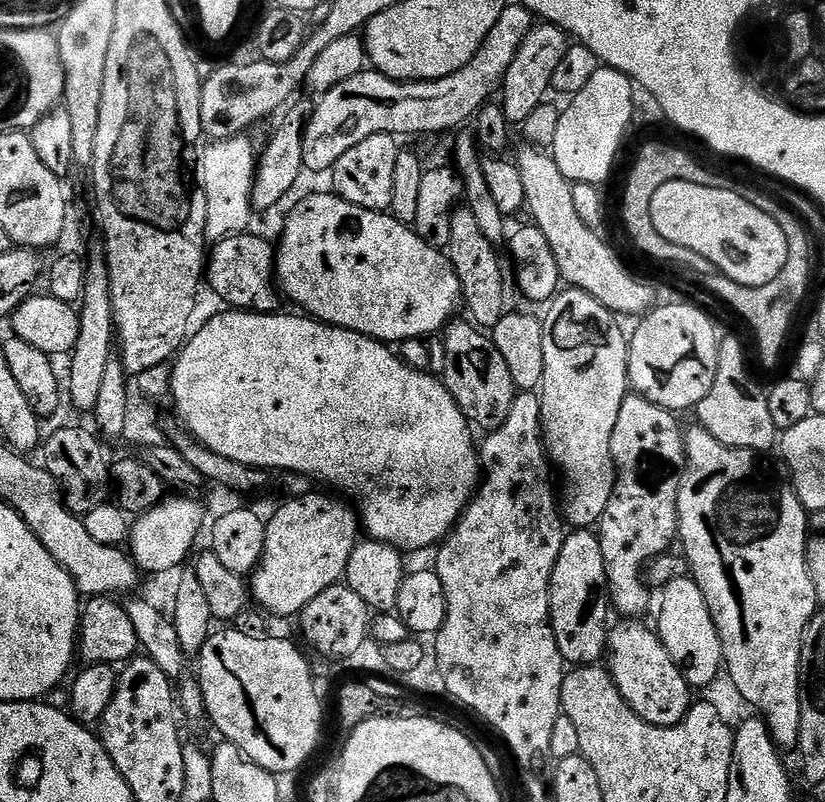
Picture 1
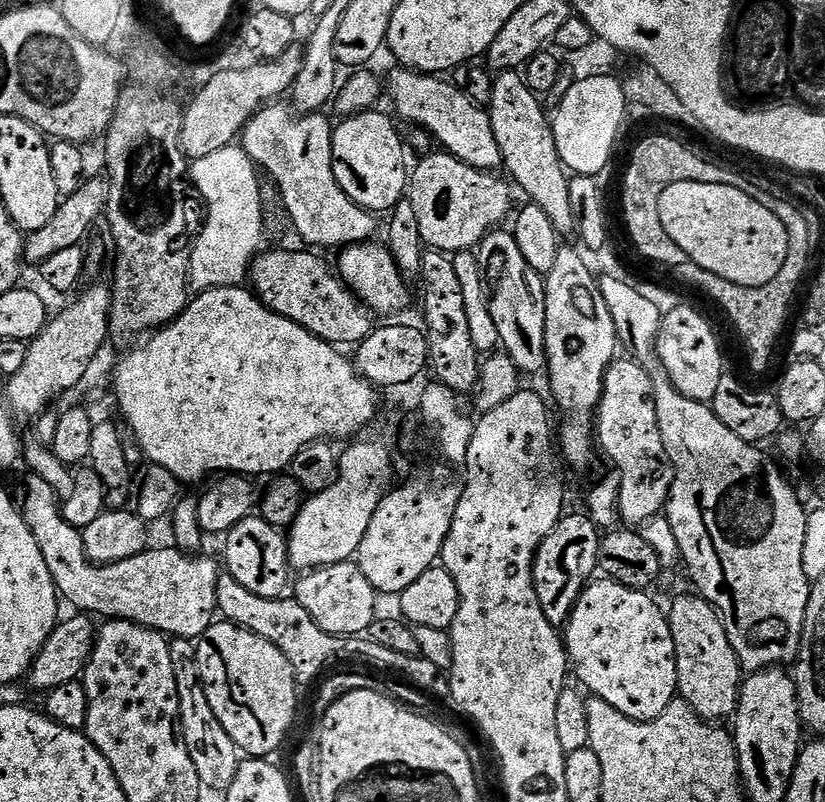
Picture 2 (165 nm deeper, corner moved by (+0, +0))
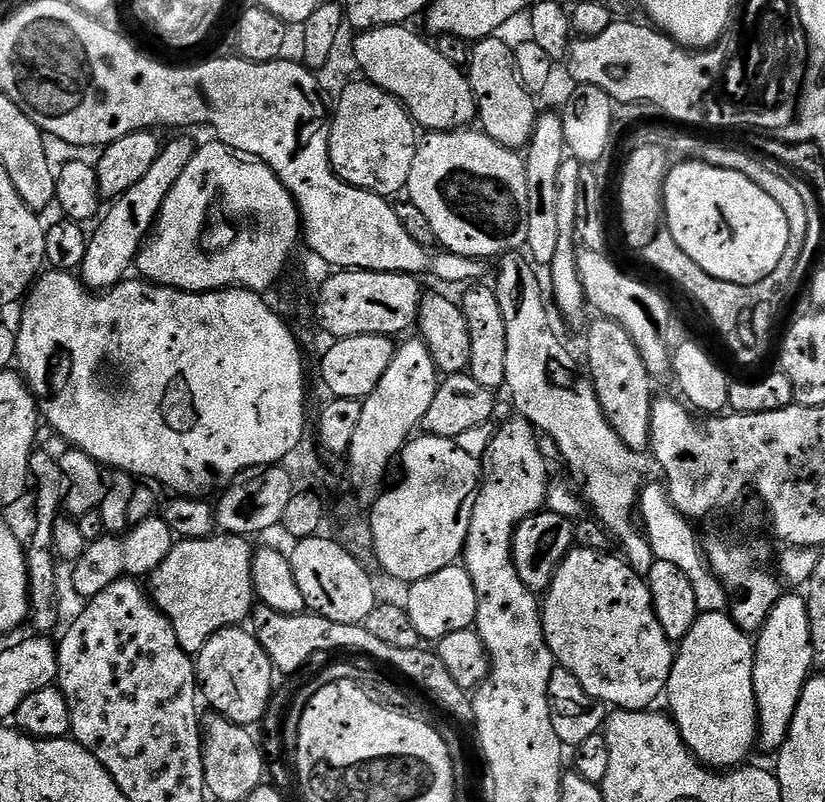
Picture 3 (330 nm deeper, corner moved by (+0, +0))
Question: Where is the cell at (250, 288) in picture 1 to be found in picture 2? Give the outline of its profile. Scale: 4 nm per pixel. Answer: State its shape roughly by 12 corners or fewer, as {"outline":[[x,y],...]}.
{"outline":[[261,251],[251,291],[327,344],[374,313],[315,251]]}

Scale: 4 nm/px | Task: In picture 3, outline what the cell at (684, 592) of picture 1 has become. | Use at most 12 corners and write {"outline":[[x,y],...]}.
{"outline":[[701,612],[678,644],[667,711],[706,768],[758,744],[756,649]]}

